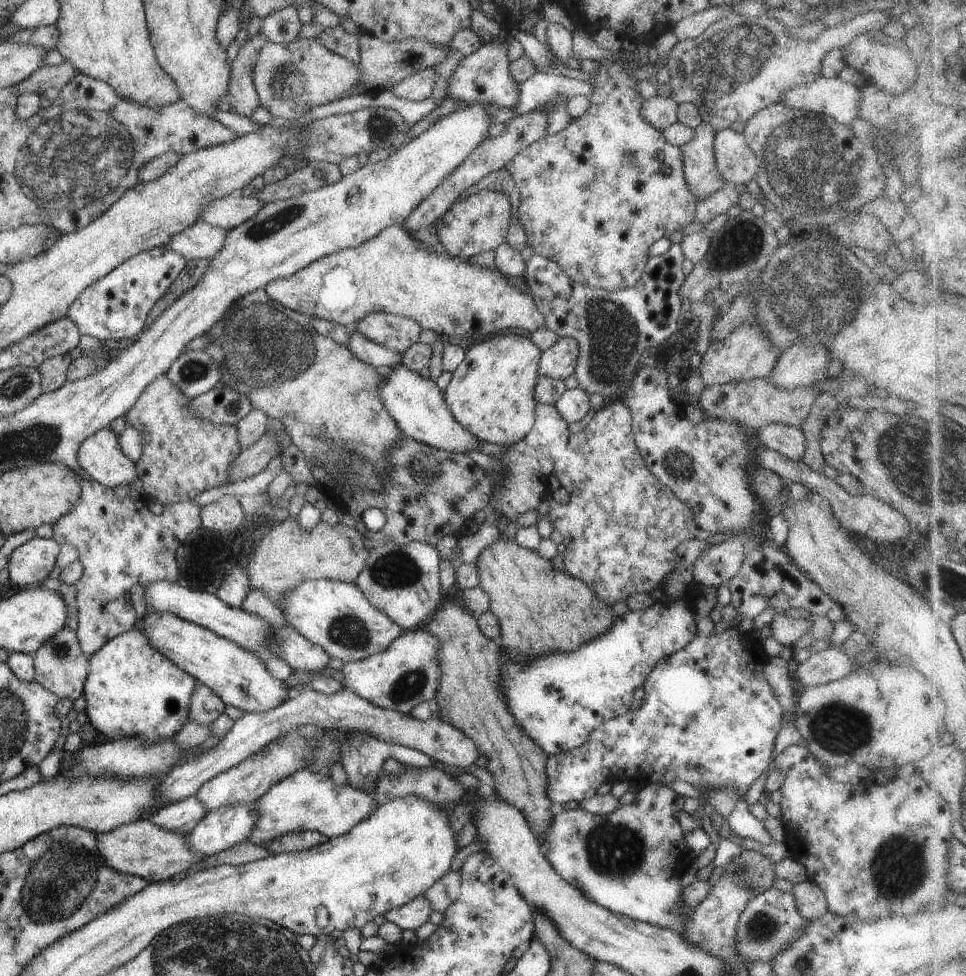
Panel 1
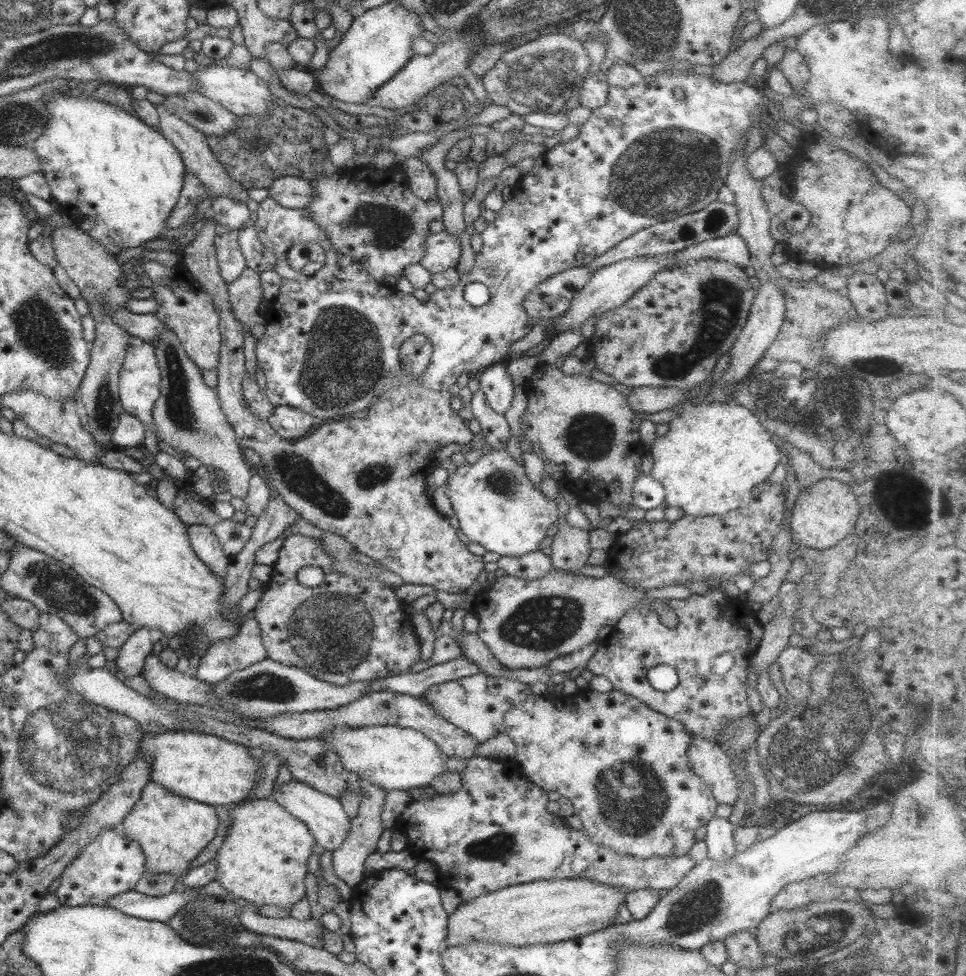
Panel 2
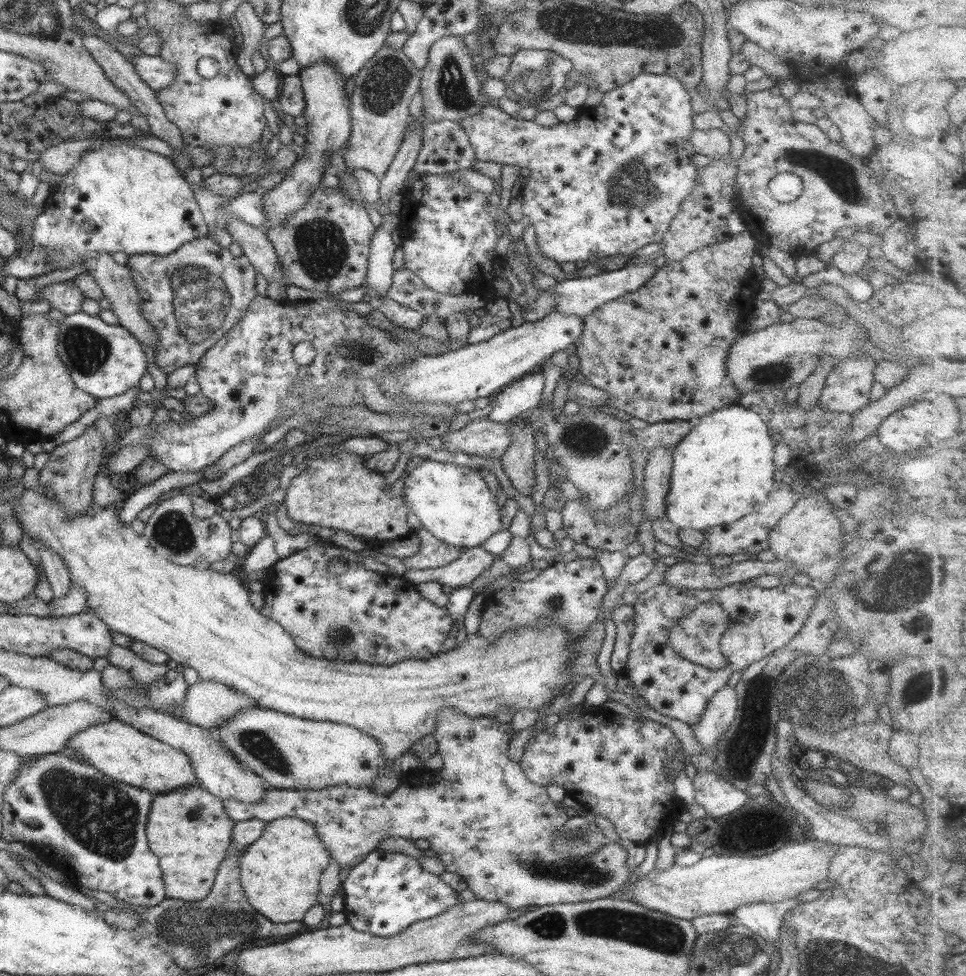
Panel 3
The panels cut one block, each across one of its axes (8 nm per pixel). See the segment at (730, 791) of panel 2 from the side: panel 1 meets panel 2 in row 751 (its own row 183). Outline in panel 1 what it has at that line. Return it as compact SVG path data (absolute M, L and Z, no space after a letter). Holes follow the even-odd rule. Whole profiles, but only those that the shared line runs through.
M701 121L689 142L679 147L682 152L684 177L696 200L705 200L725 183L717 170L714 154L714 130Z

